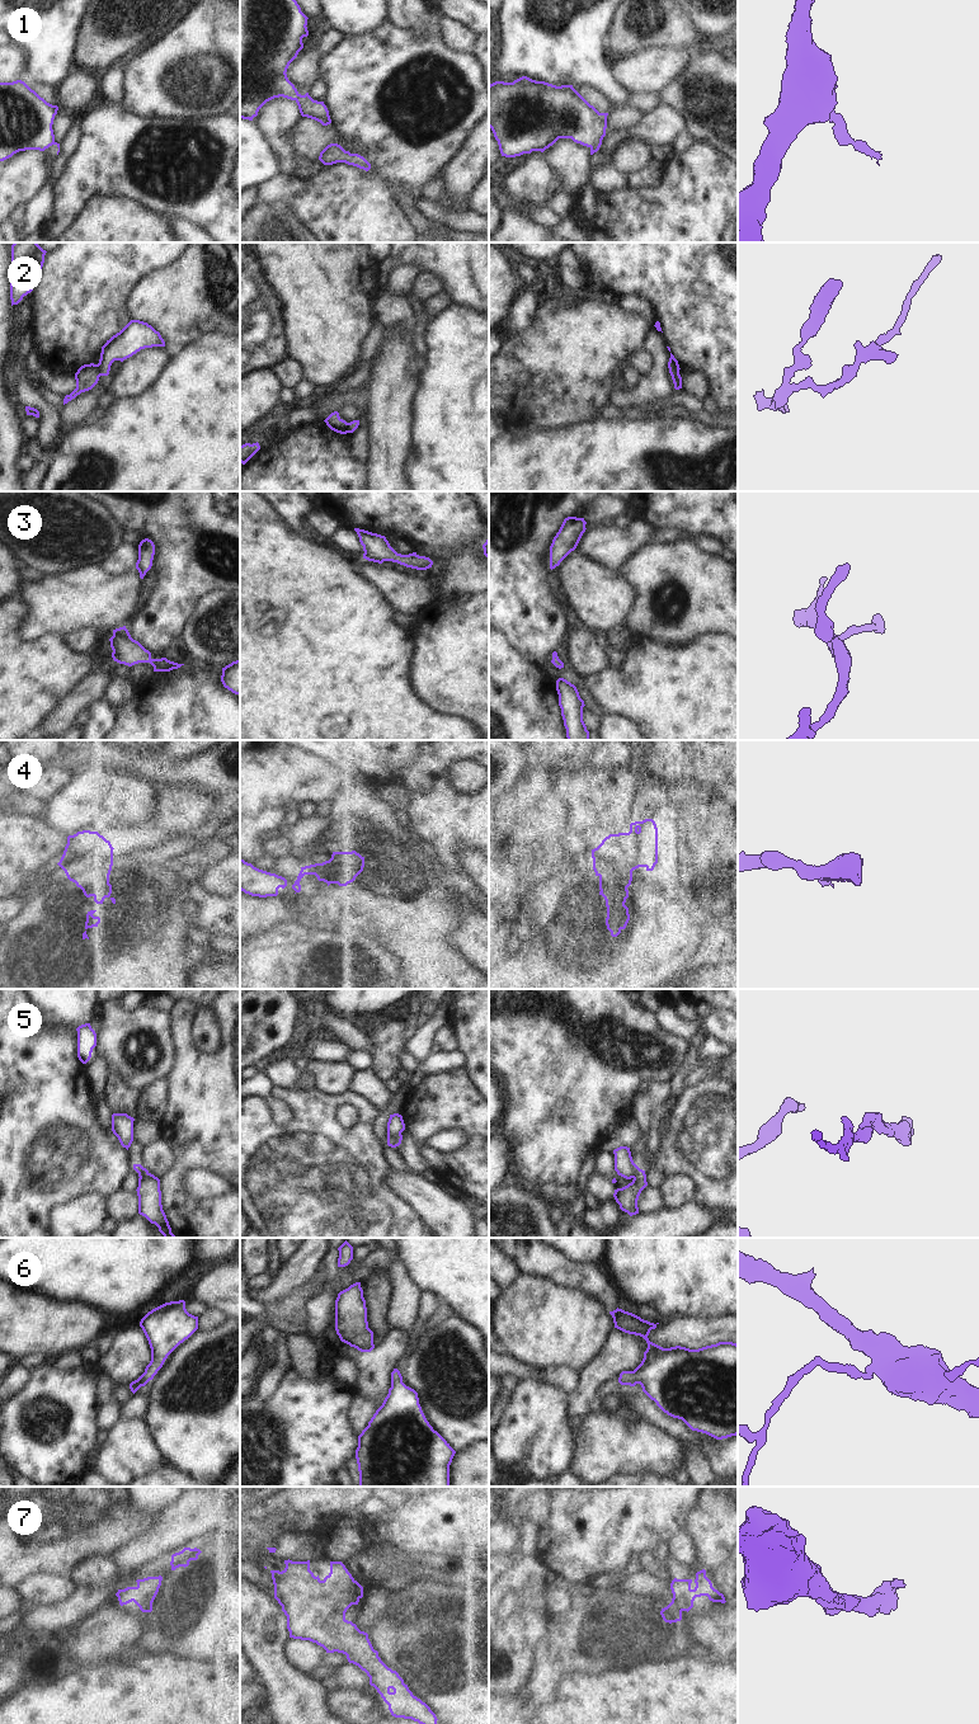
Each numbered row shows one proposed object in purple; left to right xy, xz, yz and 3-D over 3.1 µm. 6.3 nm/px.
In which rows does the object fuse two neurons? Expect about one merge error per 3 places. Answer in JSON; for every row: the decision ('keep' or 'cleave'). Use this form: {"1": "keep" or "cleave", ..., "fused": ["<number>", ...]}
{"1": "cleave", "2": "cleave", "3": "keep", "4": "cleave", "5": "cleave", "6": "keep", "7": "keep", "fused": ["1", "2", "4", "5"]}

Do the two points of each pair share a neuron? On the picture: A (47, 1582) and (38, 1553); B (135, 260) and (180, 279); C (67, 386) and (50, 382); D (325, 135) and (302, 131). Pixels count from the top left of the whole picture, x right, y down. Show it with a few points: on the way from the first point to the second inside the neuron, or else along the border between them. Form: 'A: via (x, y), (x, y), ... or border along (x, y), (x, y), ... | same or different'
A: border along (67, 1573), (33, 1572), (17, 1583) | different
B: border along (178, 255), (145, 273), (131, 287) | different
C: via (64, 382), (53, 382) | same
D: via (320, 135), (307, 135) | same

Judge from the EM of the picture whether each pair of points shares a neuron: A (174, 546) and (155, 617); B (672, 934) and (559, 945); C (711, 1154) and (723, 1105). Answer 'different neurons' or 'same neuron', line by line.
A: same neuron
B: same neuron
C: same neuron

